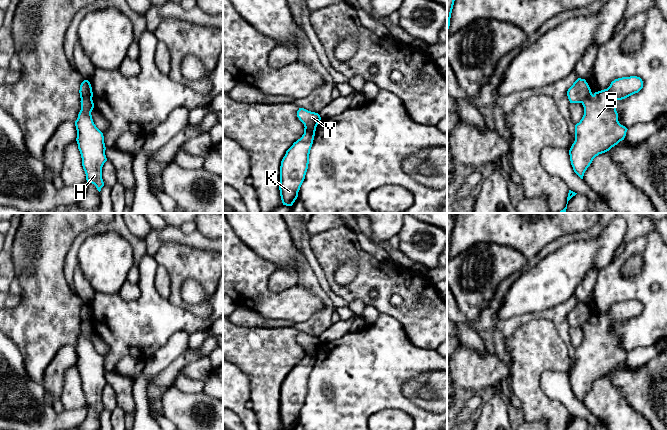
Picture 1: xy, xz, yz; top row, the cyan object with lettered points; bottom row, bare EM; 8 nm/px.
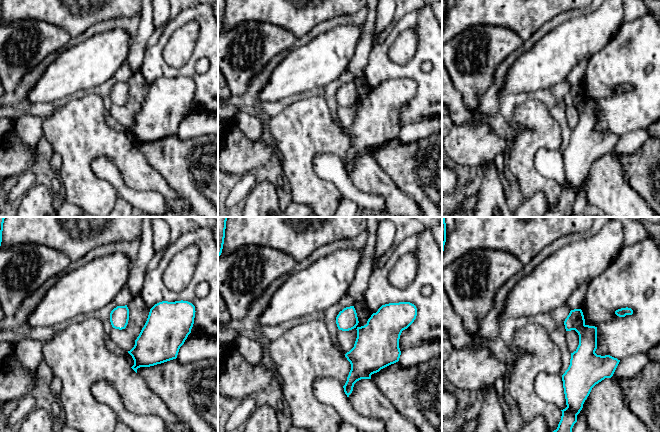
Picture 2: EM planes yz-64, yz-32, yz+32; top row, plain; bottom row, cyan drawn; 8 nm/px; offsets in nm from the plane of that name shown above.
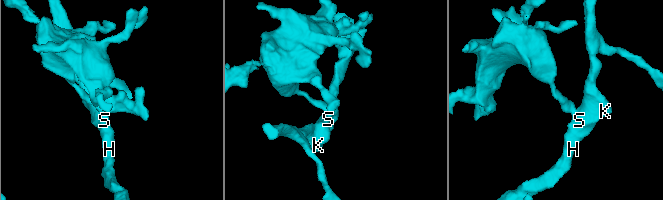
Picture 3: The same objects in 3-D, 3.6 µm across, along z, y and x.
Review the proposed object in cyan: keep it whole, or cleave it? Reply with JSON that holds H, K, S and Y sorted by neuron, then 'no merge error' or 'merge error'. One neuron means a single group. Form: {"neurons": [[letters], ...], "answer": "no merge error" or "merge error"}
{"neurons": [["H", "K", "S"], ["Y"]], "answer": "merge error"}

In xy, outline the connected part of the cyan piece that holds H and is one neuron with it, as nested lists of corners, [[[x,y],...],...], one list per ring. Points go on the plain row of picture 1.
[[[91,322],[81,323],[81,334],[75,345],[77,368],[82,382],[82,390],[87,407],[92,407],[100,416],[104,410],[102,391],[107,385],[103,357],[93,346],[91,336],[94,327]]]

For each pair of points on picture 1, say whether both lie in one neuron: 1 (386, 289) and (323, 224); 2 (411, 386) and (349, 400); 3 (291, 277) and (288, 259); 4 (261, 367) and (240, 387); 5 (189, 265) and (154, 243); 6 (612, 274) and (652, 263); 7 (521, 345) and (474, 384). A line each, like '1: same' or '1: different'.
1: different
2: different
3: different
4: different
5: different
6: same
7: different

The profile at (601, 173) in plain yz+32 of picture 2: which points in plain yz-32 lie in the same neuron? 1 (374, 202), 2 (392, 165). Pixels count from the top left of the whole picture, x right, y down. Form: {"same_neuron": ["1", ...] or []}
{"same_neuron": []}

